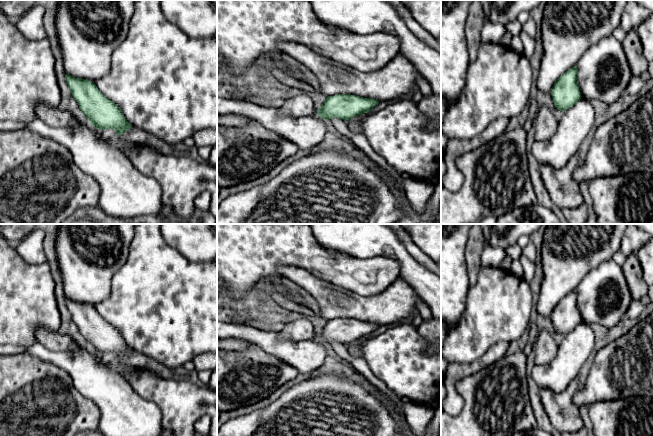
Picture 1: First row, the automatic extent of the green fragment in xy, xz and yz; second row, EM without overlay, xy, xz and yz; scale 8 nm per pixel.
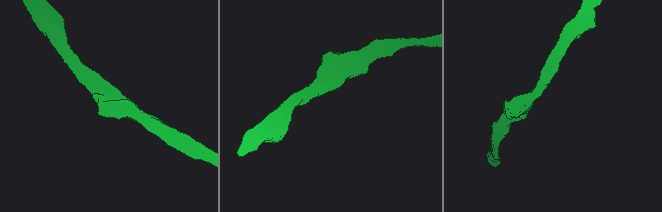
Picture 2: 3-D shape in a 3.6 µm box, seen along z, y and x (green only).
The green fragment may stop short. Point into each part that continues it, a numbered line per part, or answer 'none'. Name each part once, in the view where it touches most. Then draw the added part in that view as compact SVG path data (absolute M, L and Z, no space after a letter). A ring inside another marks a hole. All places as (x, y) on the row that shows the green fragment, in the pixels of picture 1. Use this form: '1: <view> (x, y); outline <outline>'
none

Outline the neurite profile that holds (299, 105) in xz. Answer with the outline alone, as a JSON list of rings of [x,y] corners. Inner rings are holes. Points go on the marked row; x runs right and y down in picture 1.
[[[299,94],[287,99],[278,109],[281,114],[295,117],[317,115],[317,109],[307,94]]]

